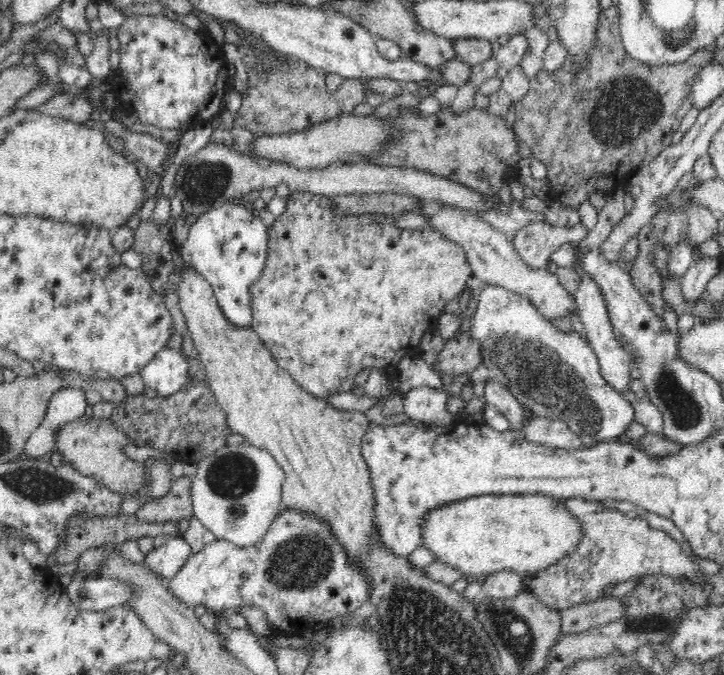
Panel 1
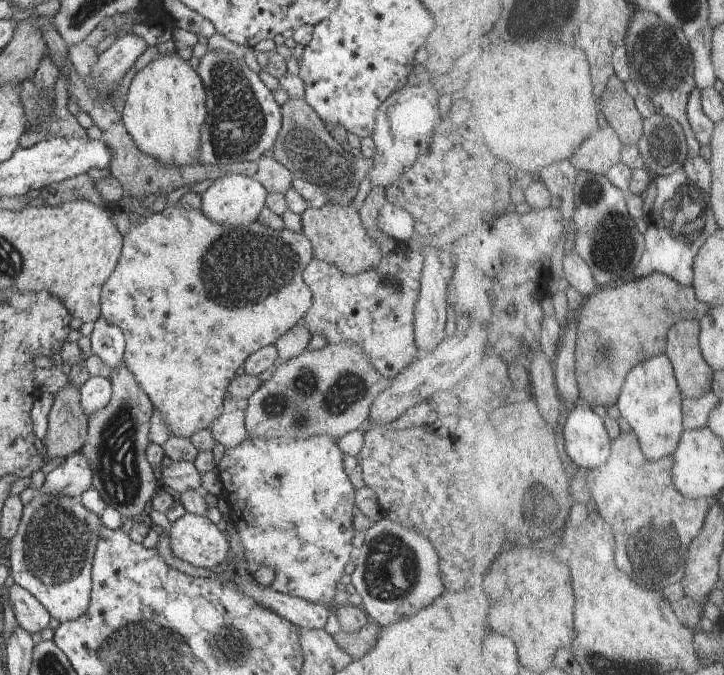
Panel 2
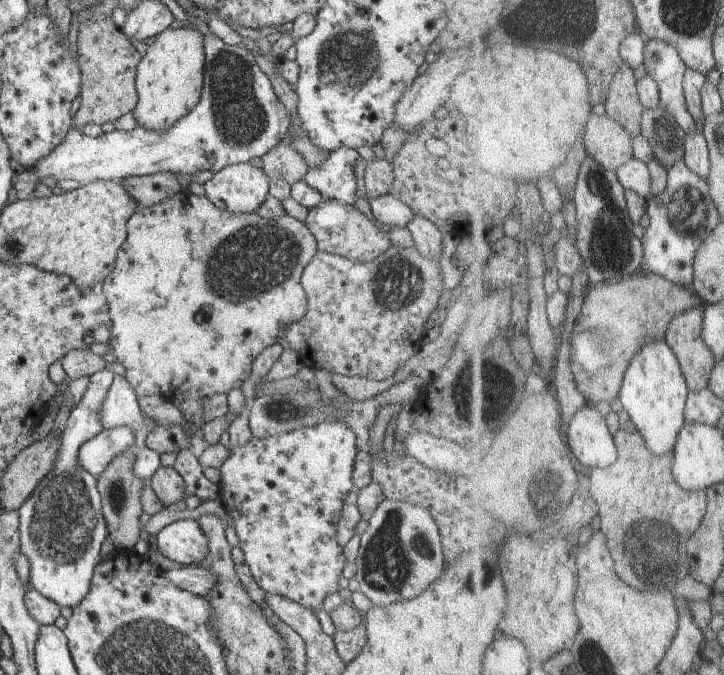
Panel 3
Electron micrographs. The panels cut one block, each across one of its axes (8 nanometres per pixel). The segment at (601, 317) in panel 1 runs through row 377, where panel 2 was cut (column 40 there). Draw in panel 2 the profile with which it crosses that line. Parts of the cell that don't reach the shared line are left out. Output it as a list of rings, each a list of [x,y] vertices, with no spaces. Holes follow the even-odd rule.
[[[14,584],[9,595],[16,620],[27,632],[41,632],[49,627],[51,613],[30,592]]]

